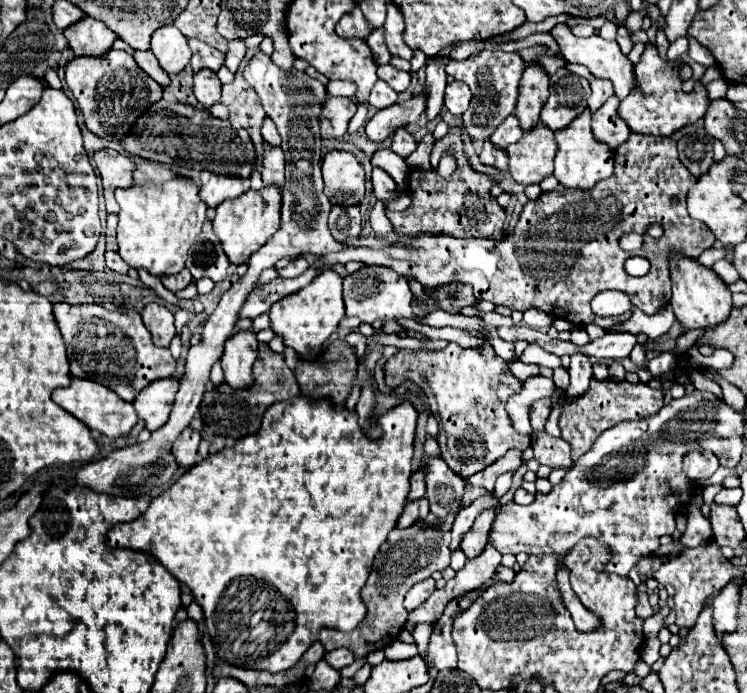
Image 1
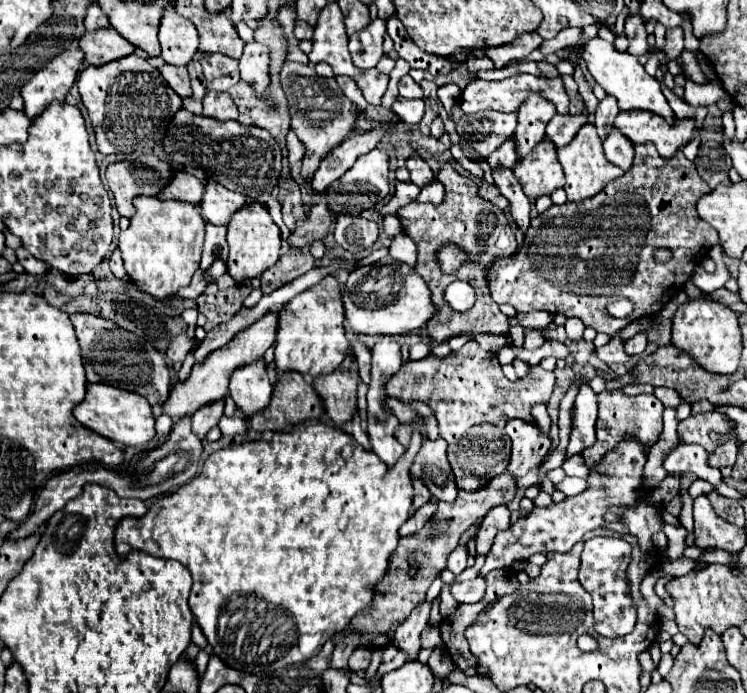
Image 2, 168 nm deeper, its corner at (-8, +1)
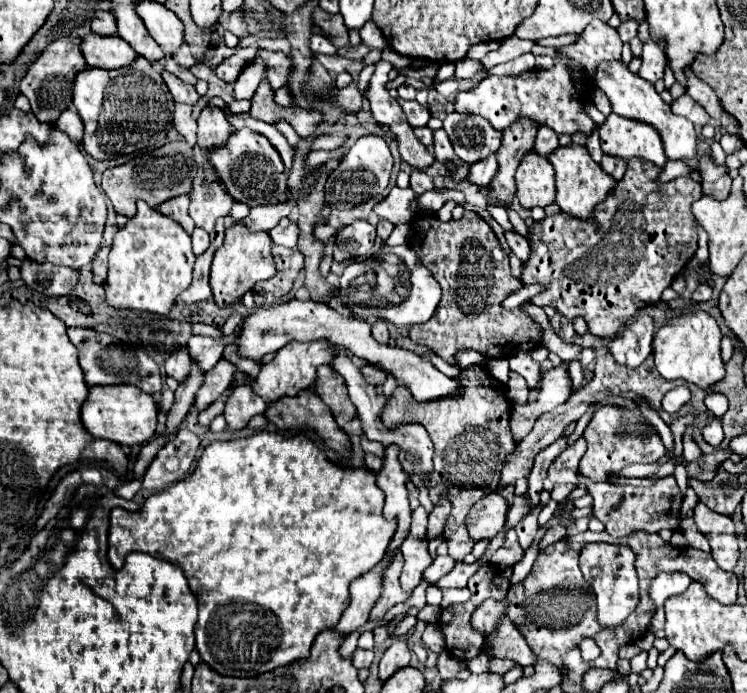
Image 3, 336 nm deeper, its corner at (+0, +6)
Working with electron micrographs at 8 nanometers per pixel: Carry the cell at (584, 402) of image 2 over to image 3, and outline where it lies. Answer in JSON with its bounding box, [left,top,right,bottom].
[547,436,587,484]

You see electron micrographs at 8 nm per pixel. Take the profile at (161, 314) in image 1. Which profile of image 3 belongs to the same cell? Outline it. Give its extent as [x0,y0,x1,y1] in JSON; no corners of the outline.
[165,346,189,382]

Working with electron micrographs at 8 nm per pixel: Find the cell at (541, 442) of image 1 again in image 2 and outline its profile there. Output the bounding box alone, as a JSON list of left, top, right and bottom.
[561,455,589,479]

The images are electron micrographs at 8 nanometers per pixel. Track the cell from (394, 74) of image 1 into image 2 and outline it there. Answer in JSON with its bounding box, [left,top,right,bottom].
[399,75,423,99]

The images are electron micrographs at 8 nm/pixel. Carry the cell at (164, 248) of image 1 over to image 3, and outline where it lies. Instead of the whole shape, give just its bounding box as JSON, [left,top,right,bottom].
[105,200,193,316]

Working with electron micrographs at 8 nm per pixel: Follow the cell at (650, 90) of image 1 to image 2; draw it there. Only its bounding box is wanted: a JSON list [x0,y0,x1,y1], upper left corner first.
[615,111,695,159]

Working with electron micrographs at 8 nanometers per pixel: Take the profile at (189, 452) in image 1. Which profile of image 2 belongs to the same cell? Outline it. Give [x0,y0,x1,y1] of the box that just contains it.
[191,399,225,439]

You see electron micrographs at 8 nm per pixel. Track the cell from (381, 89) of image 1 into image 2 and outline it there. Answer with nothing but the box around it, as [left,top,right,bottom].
[393,97,425,125]

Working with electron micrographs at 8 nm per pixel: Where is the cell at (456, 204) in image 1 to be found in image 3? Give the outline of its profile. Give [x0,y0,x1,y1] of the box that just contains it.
[407,212,541,364]

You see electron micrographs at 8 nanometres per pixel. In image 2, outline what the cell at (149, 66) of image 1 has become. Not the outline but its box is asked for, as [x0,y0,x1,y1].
[159,65,193,97]

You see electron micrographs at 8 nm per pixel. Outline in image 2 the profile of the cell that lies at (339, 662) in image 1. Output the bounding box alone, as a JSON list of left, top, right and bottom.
[349,647,371,671]

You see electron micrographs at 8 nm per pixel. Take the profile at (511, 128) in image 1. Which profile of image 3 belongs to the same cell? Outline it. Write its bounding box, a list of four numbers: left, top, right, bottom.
[469,154,499,186]

